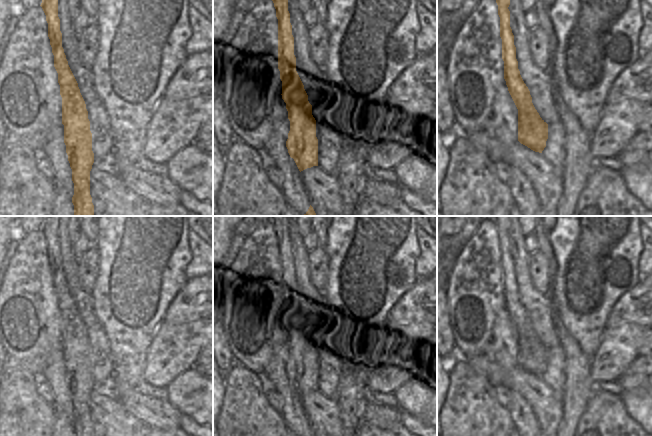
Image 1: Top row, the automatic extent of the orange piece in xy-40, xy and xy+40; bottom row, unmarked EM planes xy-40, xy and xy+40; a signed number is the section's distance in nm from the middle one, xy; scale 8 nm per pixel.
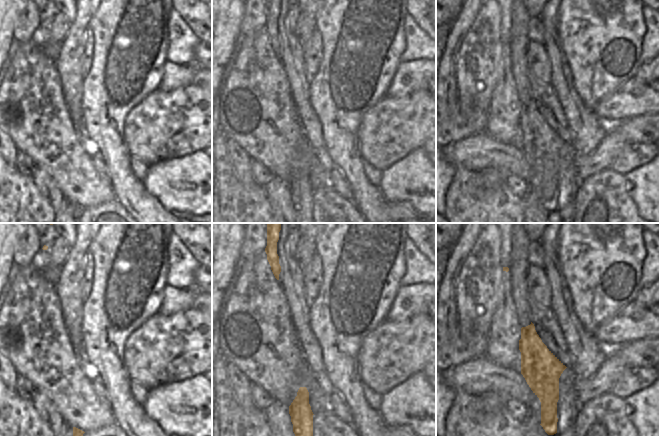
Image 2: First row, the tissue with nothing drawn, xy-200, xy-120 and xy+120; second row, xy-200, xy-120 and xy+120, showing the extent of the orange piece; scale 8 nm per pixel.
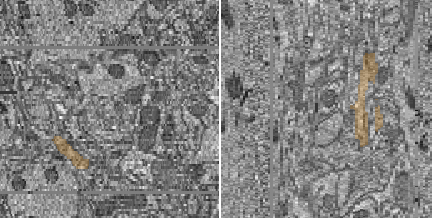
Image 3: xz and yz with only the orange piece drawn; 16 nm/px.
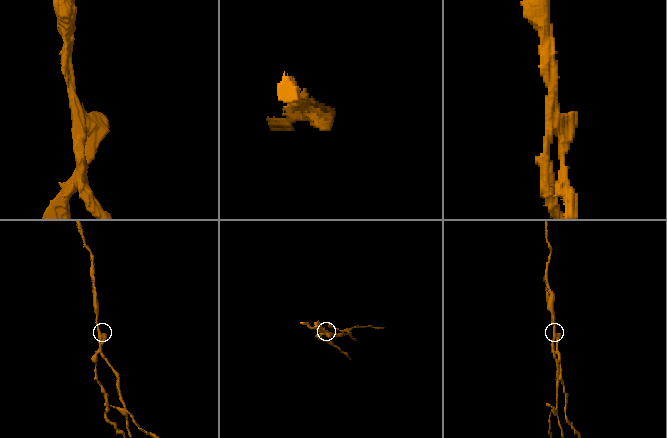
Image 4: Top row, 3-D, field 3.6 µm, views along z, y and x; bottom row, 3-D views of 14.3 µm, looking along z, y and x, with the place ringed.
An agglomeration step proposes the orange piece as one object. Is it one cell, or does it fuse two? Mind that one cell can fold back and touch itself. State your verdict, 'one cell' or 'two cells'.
two cells

